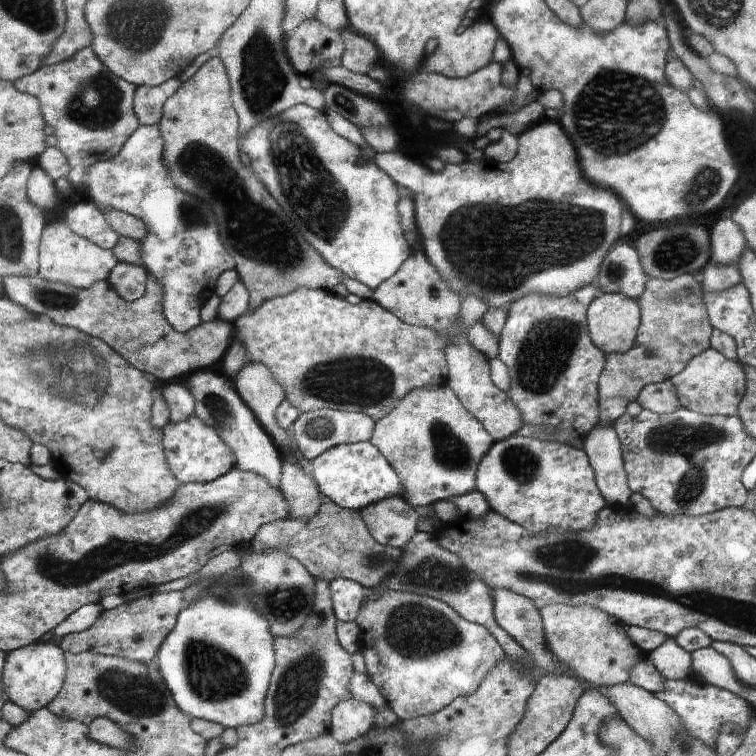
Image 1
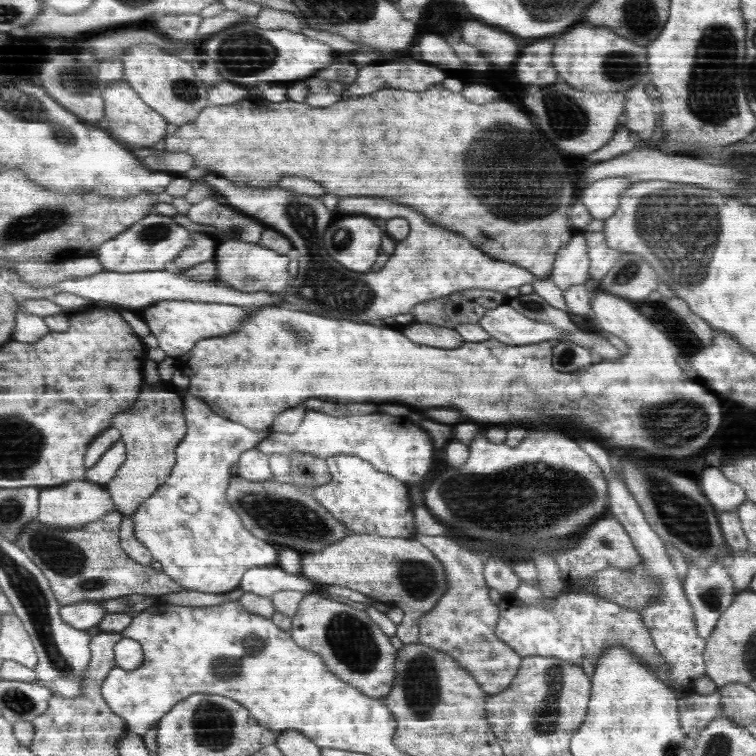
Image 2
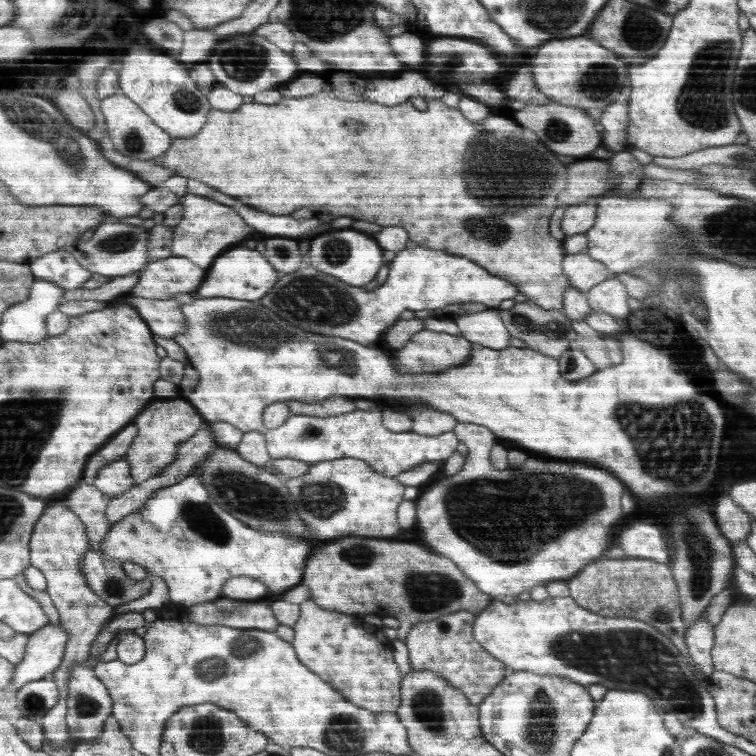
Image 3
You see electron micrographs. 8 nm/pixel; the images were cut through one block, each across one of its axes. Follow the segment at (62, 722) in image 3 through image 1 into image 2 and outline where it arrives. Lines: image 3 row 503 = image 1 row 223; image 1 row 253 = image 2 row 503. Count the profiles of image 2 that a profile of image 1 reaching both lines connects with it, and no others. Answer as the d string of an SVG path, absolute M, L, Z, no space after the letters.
M78 480L61 486L44 487L41 490L41 514L38 519L48 526L58 526L58 528L70 530L70 528L95 521L106 513L112 513L114 517L118 514L106 485Z

